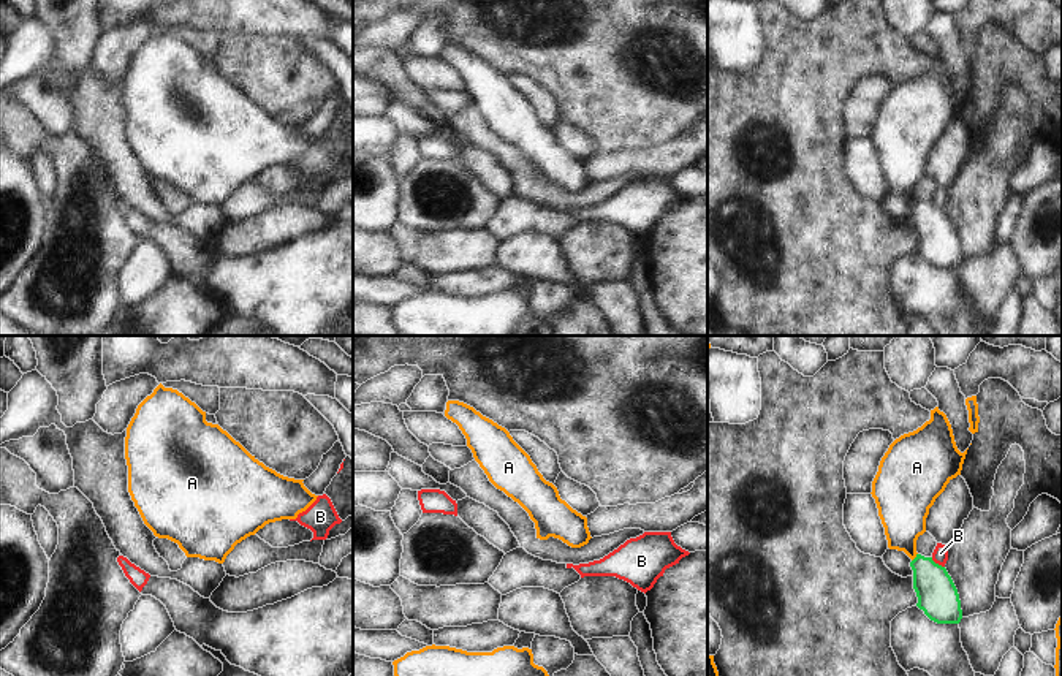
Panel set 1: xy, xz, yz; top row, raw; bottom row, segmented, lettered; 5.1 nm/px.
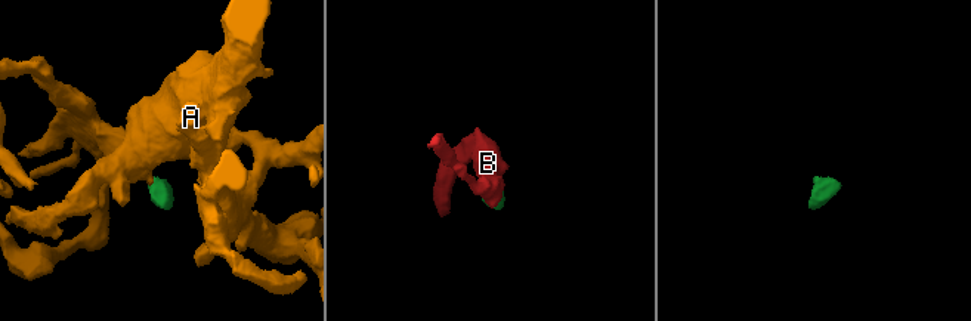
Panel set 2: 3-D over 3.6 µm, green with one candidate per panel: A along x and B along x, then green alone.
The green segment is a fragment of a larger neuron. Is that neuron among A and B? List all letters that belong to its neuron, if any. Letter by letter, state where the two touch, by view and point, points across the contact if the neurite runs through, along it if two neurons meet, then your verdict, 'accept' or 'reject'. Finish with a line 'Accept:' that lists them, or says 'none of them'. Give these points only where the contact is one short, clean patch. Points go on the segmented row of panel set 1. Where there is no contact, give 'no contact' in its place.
A: meets green in yz at (915, 558); runs through yz (937, 596), (925, 569), (915, 558), (902, 537), (902, 510); accept
B: meets green in yz at (937, 564); border along yz (931, 558), (944, 567); reject
Accept: A

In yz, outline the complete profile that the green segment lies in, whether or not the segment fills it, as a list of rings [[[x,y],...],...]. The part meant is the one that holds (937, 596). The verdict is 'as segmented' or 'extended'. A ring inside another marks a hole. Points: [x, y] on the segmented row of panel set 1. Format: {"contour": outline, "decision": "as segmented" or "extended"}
{"contour": [[[935,407],[929,421],[889,445],[872,481],[888,548],[912,559],[916,606],[937,624],[959,624],[961,600],[946,568],[916,553],[916,540],[926,532],[935,499],[961,475],[965,454],[956,446],[946,415]]], "decision": "extended"}

